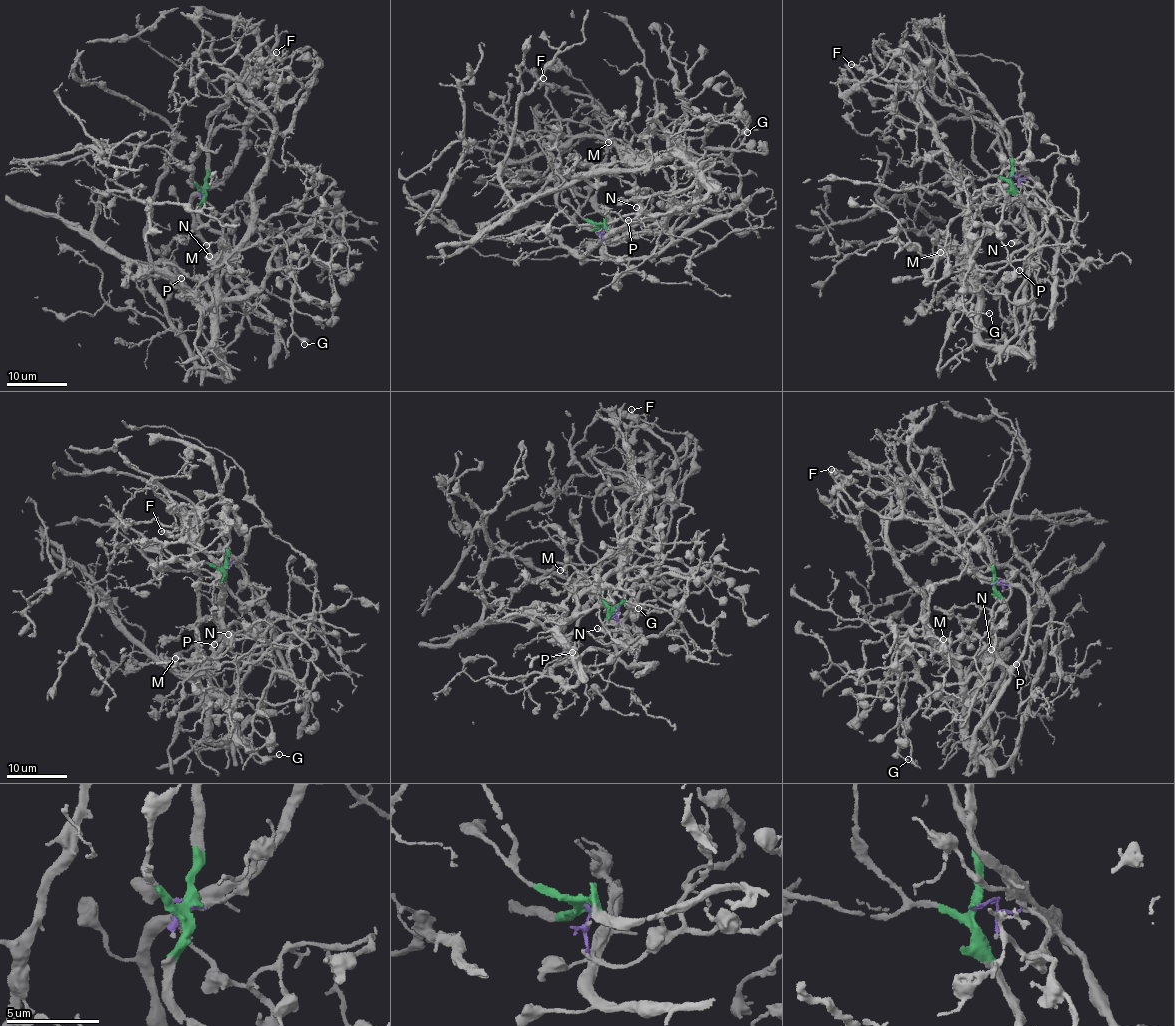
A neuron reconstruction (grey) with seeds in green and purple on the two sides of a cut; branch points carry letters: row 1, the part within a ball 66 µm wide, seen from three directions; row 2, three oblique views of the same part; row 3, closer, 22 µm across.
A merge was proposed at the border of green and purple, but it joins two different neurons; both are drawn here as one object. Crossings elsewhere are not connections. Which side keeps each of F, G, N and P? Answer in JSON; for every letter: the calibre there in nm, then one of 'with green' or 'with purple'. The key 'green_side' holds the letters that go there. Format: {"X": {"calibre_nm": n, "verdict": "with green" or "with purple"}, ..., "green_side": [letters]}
{"F": {"calibre_nm": 260, "verdict": "with green"}, "G": {"calibre_nm": 170, "verdict": "with purple"}, "N": {"calibre_nm": 380, "verdict": "with green"}, "P": {"calibre_nm": 200, "verdict": "with purple"}, "green_side": ["F", "N"]}

